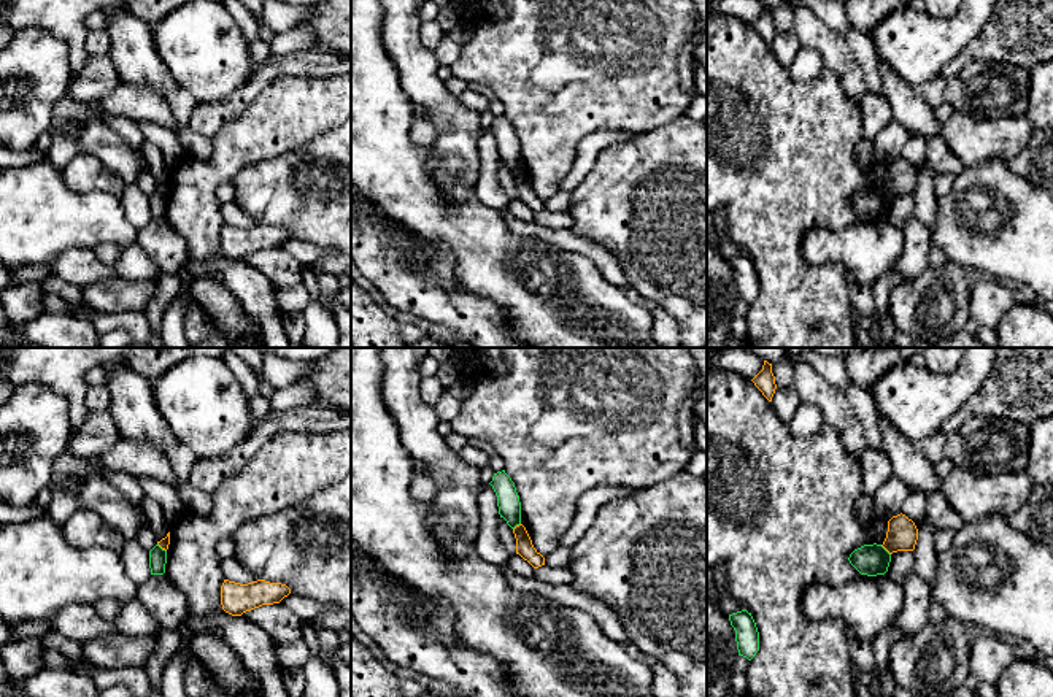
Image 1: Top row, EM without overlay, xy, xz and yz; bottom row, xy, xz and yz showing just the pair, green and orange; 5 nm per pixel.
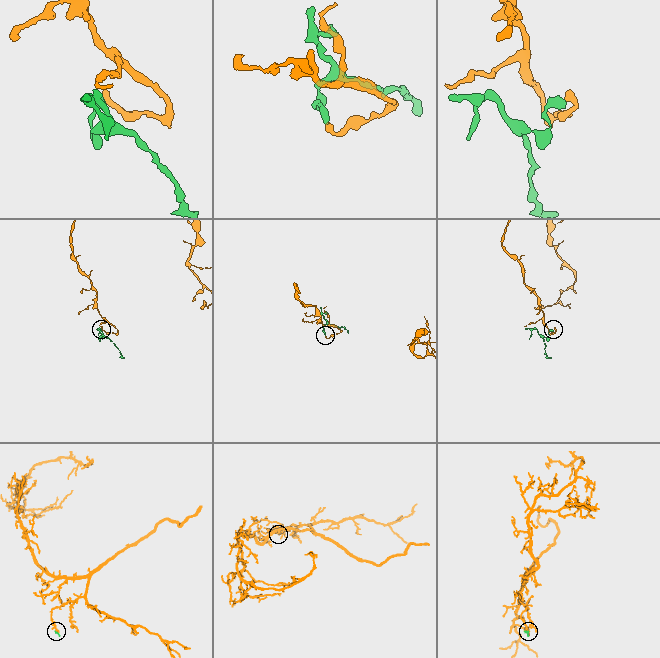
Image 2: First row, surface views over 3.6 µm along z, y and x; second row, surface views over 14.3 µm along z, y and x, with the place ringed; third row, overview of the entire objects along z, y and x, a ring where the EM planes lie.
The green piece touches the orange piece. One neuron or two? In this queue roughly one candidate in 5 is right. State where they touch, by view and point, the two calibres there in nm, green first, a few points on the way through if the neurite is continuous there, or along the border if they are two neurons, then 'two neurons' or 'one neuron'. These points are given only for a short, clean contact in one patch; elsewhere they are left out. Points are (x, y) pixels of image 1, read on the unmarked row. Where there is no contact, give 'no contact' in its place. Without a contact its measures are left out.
meets green in yz at (885, 194); 160 nm thick on the green side, 160 nm on the other; border along yz (880, 189), (890, 199); two neurons

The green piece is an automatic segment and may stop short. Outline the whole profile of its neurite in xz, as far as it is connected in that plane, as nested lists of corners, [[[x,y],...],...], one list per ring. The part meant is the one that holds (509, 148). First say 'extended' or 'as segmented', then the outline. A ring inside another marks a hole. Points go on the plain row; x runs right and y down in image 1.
as segmented; [[[505,114],[494,117],[489,127],[497,140],[499,159],[515,173],[521,168],[521,146],[515,127]]]

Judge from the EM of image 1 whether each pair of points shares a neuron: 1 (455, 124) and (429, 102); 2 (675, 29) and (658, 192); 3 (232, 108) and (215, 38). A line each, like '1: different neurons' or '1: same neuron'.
1: same neuron
2: different neurons
3: different neurons

